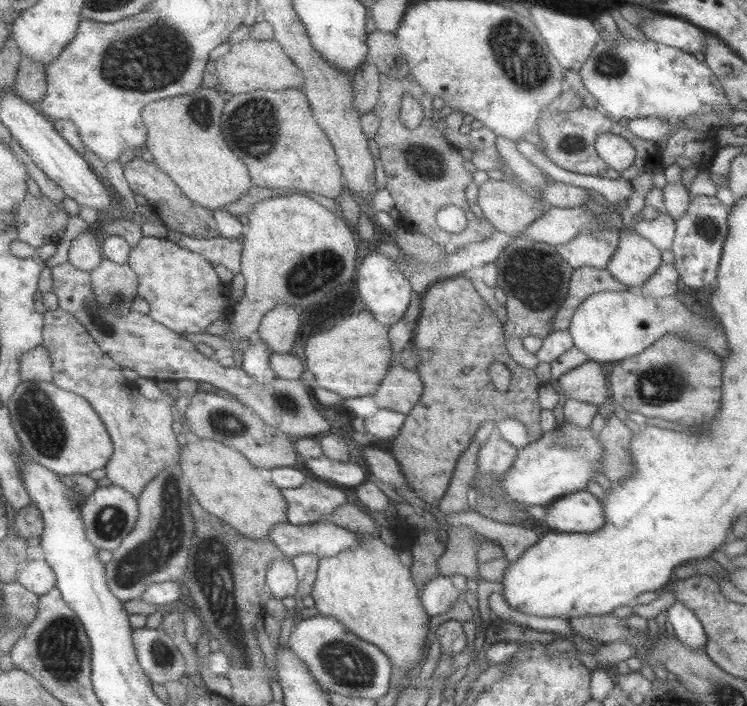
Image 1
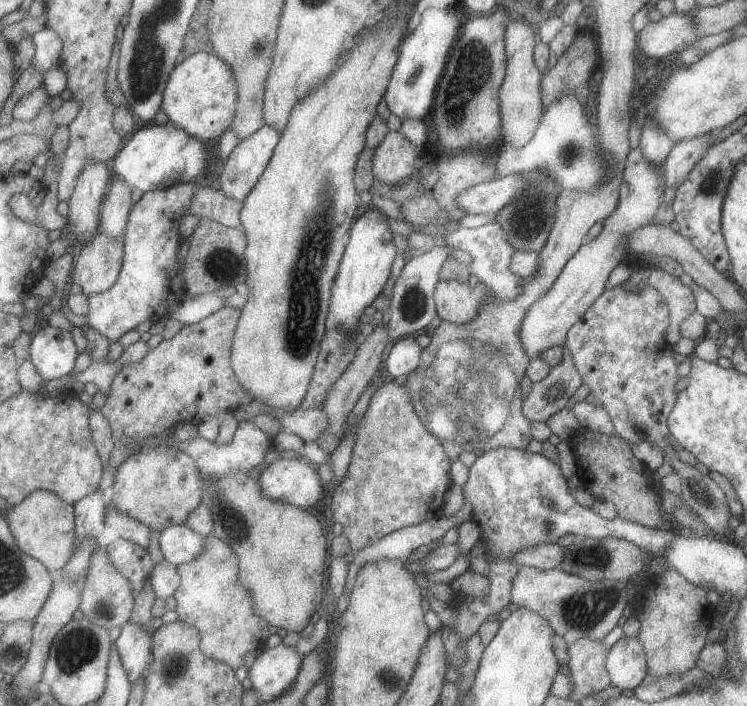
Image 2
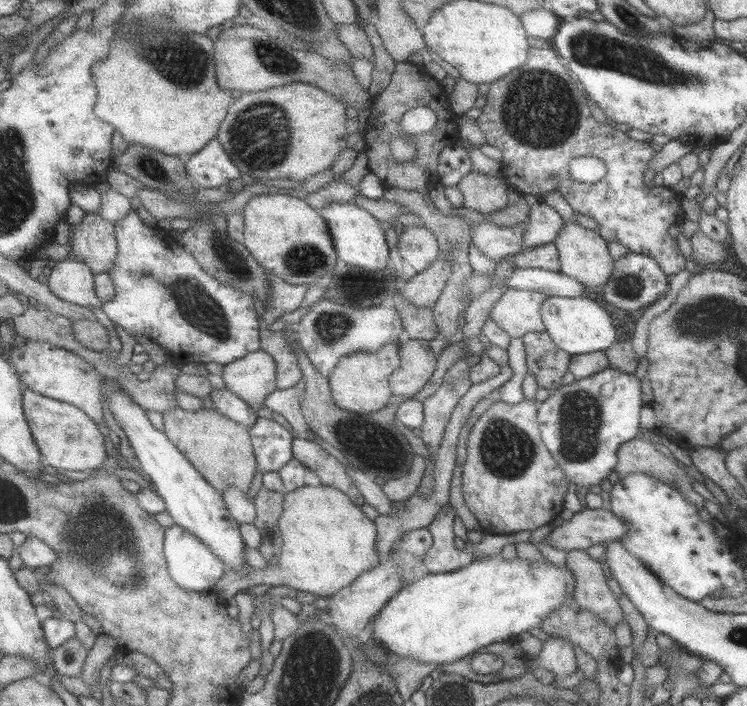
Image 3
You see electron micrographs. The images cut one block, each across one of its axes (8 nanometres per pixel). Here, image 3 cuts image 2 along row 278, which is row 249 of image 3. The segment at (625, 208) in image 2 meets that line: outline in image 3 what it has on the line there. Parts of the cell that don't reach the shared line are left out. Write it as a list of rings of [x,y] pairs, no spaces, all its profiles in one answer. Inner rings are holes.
[[[569,221],[558,228],[552,243],[555,245],[558,254],[559,273],[578,280],[585,288],[603,286],[604,282],[607,282],[613,268],[613,259],[605,247],[606,240],[601,238],[599,233]]]

